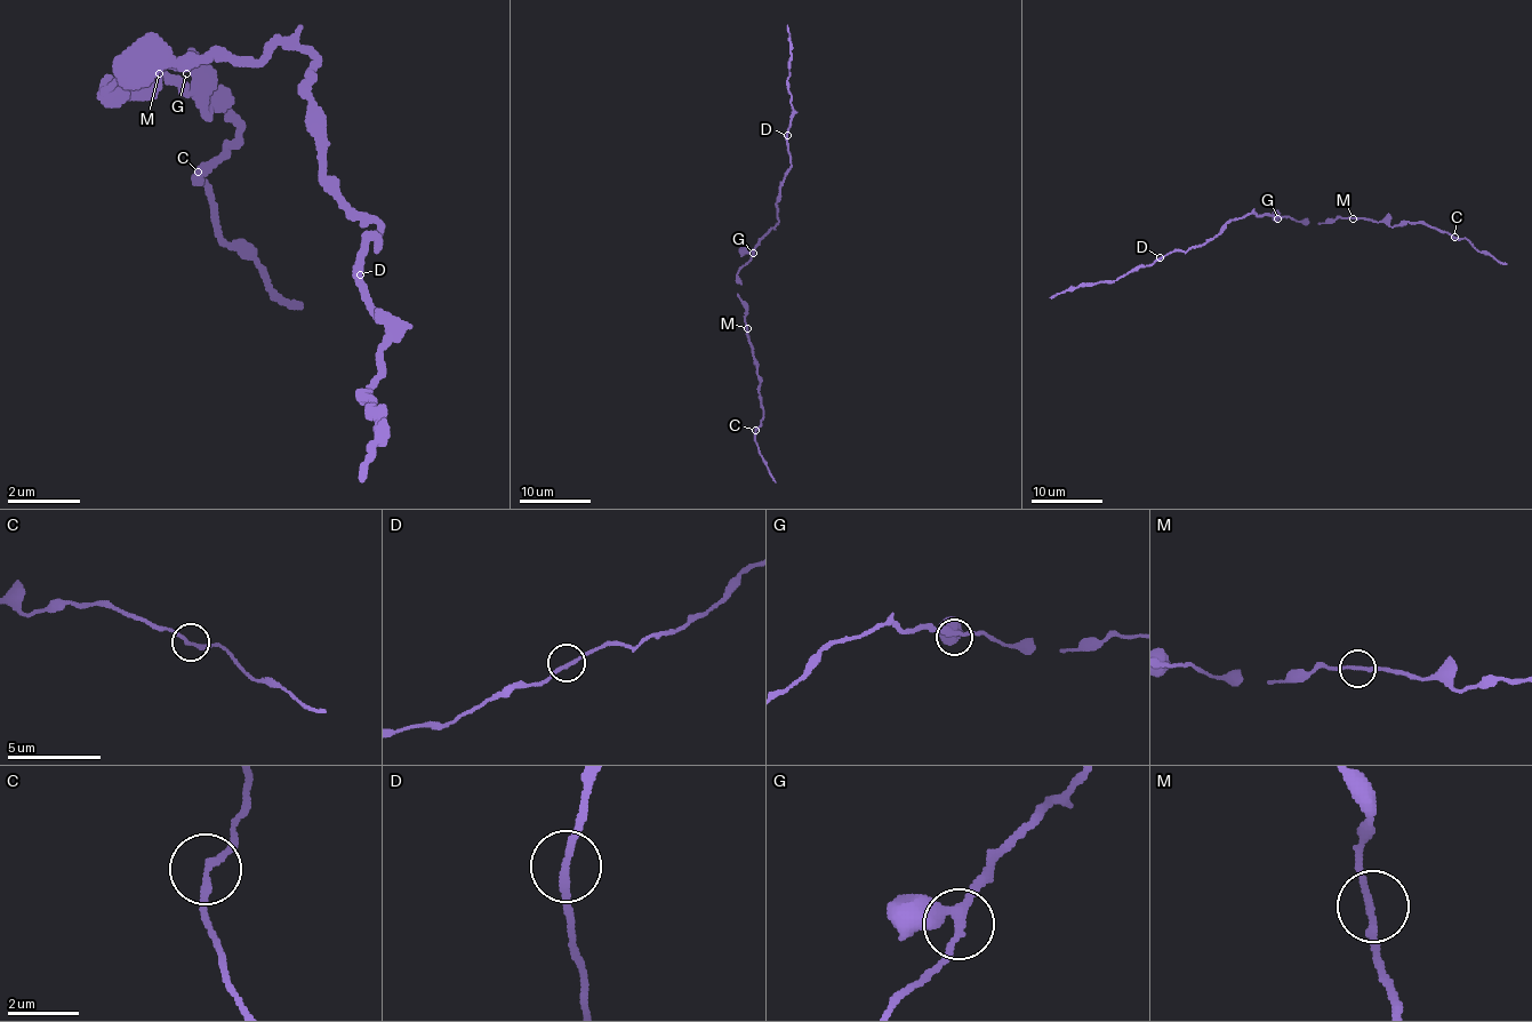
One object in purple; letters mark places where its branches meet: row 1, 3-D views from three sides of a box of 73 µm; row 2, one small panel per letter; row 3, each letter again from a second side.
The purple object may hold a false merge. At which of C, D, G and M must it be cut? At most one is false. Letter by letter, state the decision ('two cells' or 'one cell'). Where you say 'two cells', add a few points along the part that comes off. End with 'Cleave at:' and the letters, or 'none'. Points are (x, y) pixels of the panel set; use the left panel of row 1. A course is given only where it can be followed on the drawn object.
C: one cell
D: one cell
G: one cell
M: one cell
Cleave at: none

